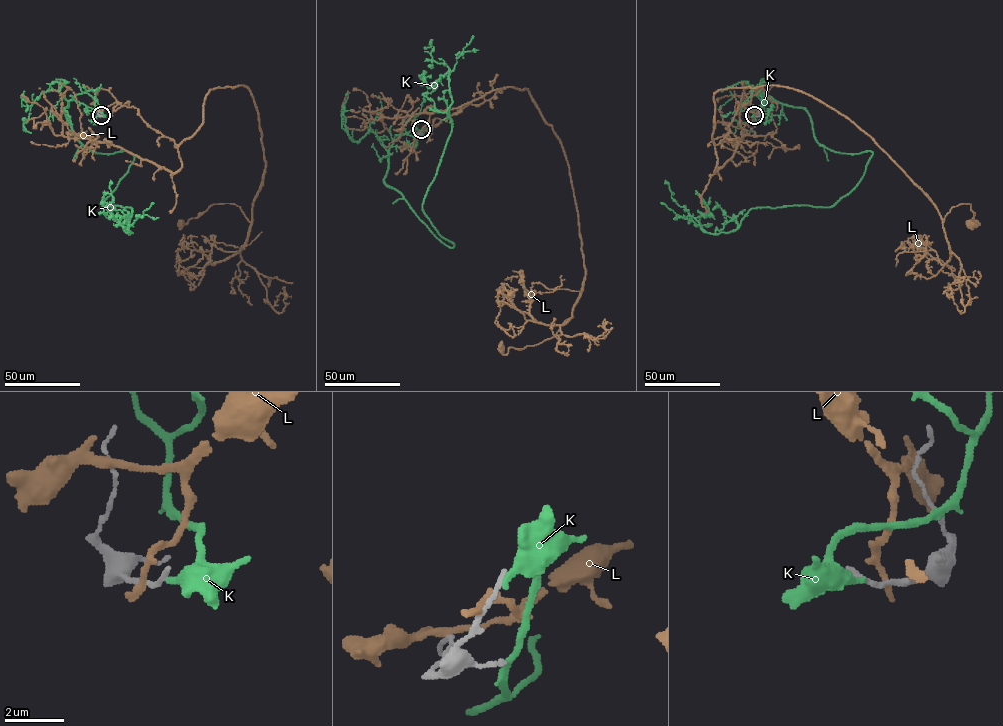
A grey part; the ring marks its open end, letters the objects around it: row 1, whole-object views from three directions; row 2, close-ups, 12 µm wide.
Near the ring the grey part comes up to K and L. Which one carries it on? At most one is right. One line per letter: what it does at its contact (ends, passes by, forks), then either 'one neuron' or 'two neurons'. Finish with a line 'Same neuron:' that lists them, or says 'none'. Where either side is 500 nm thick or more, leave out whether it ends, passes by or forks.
K: it ends; two neurons
L: it ends; two neurons
Same neuron: none

